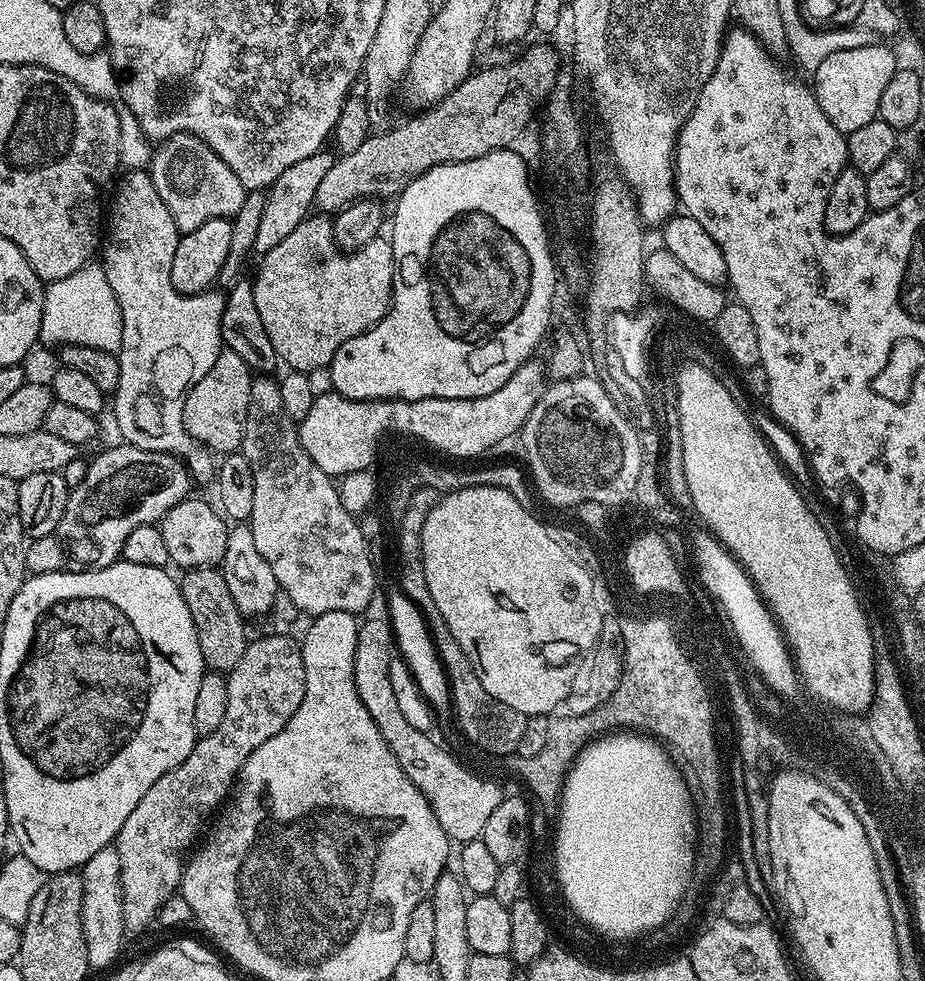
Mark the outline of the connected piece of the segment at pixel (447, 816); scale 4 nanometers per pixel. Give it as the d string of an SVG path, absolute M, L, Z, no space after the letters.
M387 619L368 620L365 624L363 621L357 627L356 649L354 650L354 686L358 690L358 698L362 698L362 706L366 706L366 710L370 710L370 718L374 718L374 726L378 726L378 730L382 730L382 738L386 738L386 746L390 746L394 758L398 758L398 766L402 766L406 778L410 778L410 782L414 782L414 786L418 786L418 790L422 790L422 794L427 796L428 801L431 802L434 814L438 818L438 826L442 826L449 841L465 844L471 840L479 840L484 835L490 814L494 814L498 802L504 800L505 789L500 789L496 785L499 783L495 779L485 778L480 772L470 768L467 763L461 762L459 764L451 756L452 752L447 747L441 746L442 748L439 748L422 729L415 728L408 721L408 716L404 713L399 698L396 697L396 688L392 685L394 673L390 666L394 656L388 651L392 652L393 648L392 627Z

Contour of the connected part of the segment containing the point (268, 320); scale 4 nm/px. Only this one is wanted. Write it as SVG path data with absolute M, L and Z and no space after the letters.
M312 214L309 215L307 220L303 220L300 223L298 230L294 230L294 234L288 235L283 242L278 242L278 246L274 246L274 250L263 253L259 259L260 269L257 270L256 276L254 275L252 280L254 306L258 306L258 314L262 318L262 326L266 326L266 334L270 334L270 346L274 346L277 361L281 365L288 364L284 366L287 366L291 371L308 373L318 367L329 367L334 354L338 350L338 346L342 346L342 342L346 342L352 336L362 334L367 328L374 327L388 313L392 302L392 279L396 273L391 239L377 238L371 240L366 246L362 246L357 252L345 254L337 248L334 242L331 219L324 214Z

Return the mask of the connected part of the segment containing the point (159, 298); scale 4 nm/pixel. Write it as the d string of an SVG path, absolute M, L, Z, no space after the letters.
M128 170L119 177L116 193L110 196L110 211L106 216L106 235L102 240L102 267L114 298L118 298L118 310L122 314L122 342L118 359L120 377L118 386L110 400L110 412L116 415L119 439L142 450L154 450L162 454L178 456L188 467L188 472L197 485L211 485L216 479L217 457L212 449L192 439L184 421L184 403L188 392L206 374L210 366L218 362L222 351L222 314L225 297L201 294L184 296L170 282L170 266L174 266L174 250L182 233L174 226L166 202L154 190L151 175L144 170Z

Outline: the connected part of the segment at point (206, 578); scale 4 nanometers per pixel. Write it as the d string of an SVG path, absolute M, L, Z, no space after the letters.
M219 567L190 568L181 576L184 577L179 577L178 580L180 593L186 602L186 610L190 610L190 618L198 634L198 650L202 650L204 667L227 674L234 670L234 666L238 666L242 654L246 654L246 646L250 643L250 635L244 629L246 618L238 610Z

